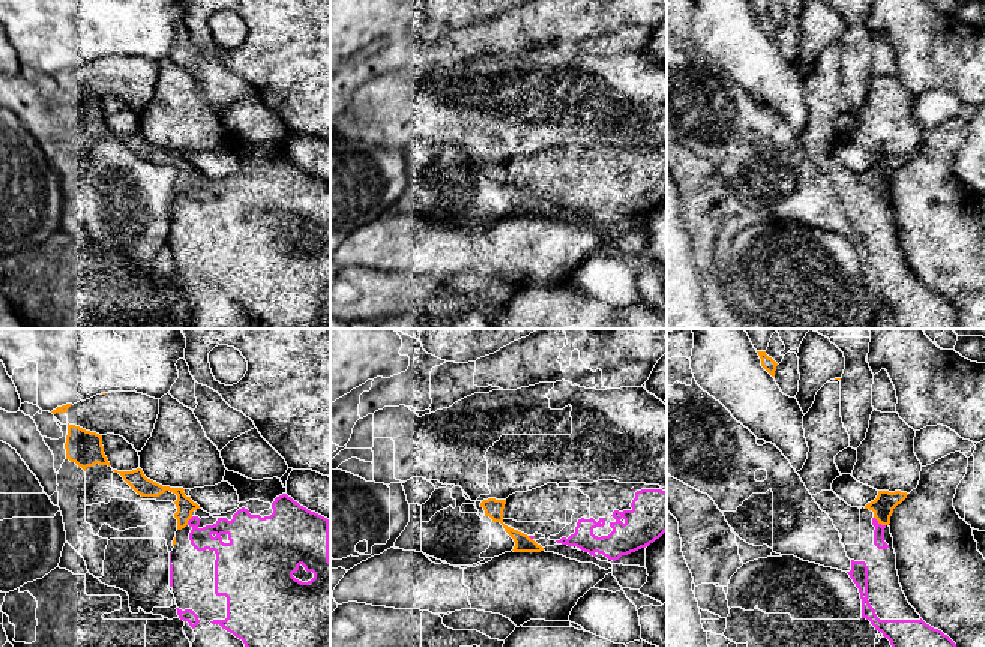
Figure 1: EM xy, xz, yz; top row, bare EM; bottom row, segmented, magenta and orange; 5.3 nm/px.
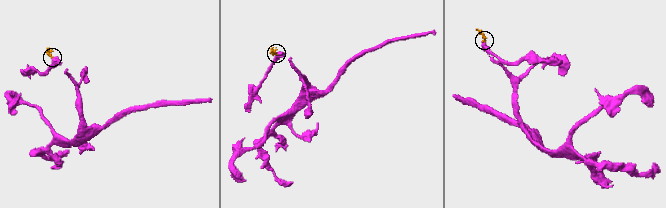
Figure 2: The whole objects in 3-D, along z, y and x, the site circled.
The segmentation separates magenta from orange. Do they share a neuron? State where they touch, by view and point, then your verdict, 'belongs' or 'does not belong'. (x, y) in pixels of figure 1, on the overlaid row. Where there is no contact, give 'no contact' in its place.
contact yz (880, 524); does not belong

